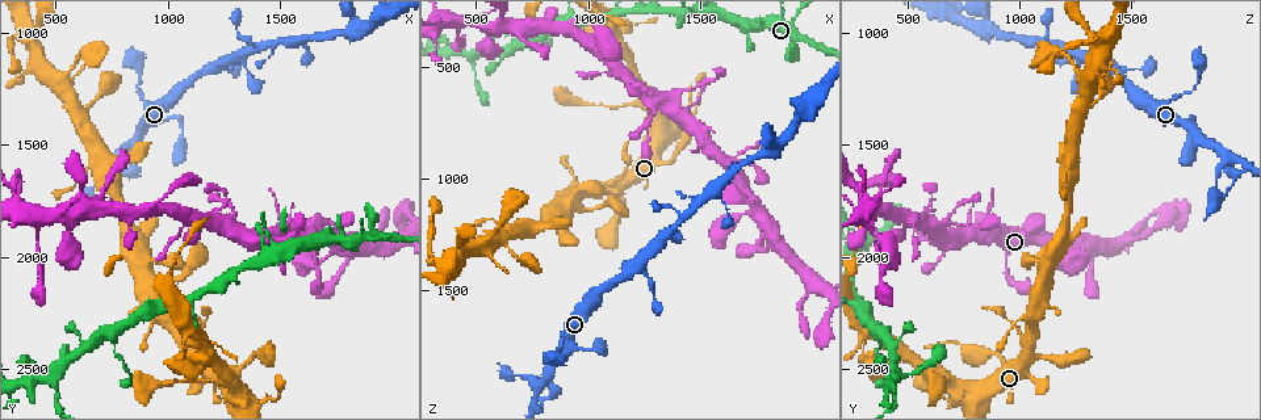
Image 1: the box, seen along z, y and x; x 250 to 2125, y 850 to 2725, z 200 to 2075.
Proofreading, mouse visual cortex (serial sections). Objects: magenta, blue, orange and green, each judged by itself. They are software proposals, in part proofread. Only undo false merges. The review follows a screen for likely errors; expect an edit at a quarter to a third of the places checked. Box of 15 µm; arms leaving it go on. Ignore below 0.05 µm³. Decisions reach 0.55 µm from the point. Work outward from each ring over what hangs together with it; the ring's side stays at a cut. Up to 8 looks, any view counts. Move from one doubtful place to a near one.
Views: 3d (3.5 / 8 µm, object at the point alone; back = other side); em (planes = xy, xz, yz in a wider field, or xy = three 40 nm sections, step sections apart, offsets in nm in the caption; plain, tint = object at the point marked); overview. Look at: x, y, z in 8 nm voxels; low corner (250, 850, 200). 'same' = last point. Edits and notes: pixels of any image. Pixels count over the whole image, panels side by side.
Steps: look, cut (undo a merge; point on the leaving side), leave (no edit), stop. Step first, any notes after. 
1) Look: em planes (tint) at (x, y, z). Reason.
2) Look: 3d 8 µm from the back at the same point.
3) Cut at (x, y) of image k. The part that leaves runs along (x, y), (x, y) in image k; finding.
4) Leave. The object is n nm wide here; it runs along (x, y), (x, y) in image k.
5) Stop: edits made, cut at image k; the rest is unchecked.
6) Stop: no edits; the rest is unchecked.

Look: 3d 8 µm from the back at (1350, 2470, 920). A narrow waist.

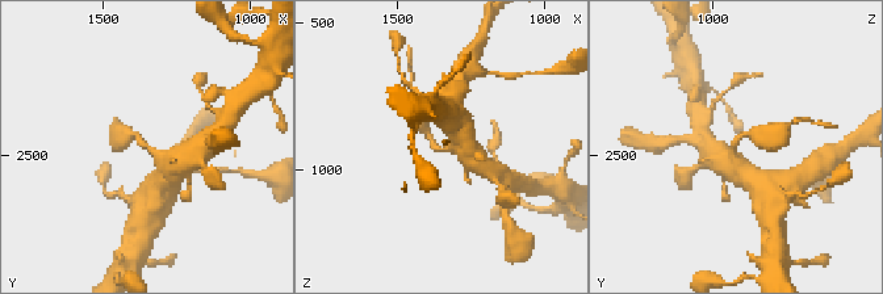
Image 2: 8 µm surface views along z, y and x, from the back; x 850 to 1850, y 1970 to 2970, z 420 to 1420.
Look: em xy step 3 (tint) at (1360, 2460, 940). The arms are 250, 600 nm wide; need the tissue.

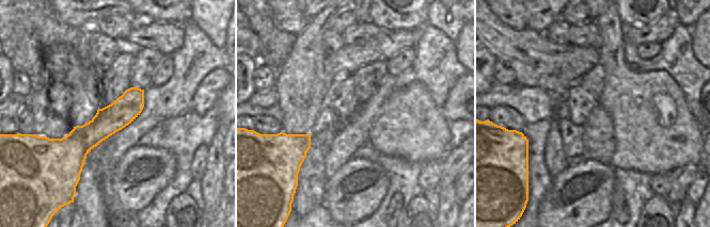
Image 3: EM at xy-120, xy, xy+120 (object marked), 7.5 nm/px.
Leave. It runs along (180, 167), (124, 133) in image 2; all the same cell.

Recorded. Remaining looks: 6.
Look: 3d 3.5 µm at (940, 2120, 1120).

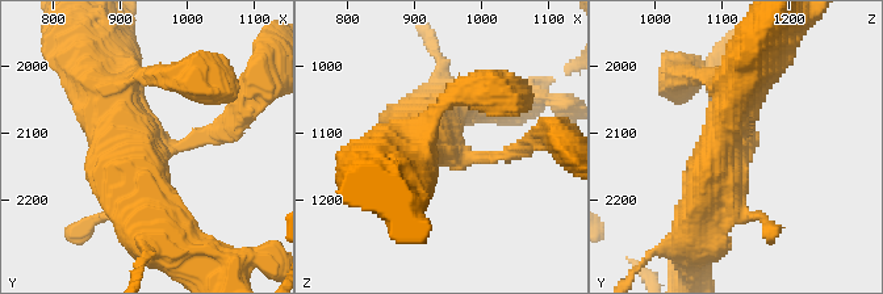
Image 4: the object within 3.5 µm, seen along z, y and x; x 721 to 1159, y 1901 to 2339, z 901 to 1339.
Look: em xy step 1 (tint) at (950, 2115, 1130). Need the tissue.

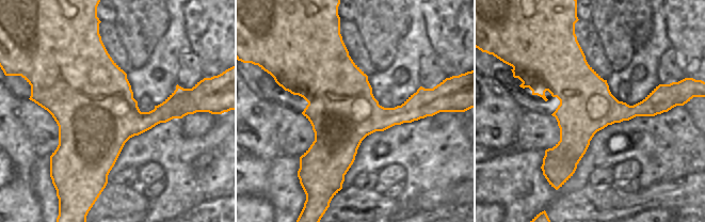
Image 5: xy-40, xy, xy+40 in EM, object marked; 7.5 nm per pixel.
Leave. All the same cell.

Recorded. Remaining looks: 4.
Look: 3d 8 µm at (490, 2510, 450). A narrow waist.

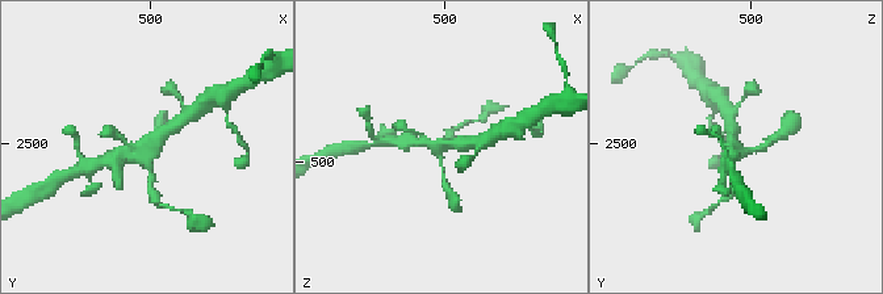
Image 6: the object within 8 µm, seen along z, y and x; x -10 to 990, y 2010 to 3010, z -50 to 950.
Look: em planes (tint) at (480, 2510, 450). Need the tissue.

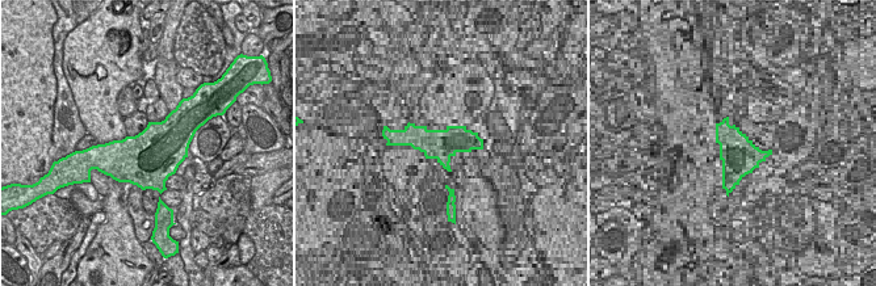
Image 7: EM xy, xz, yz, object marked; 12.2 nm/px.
Leave. The object is 650 nm wide here; it runs along (176, 125), (109, 162) in image 6; continuous, no second cell.

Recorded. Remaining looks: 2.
Stop: no edits; the rest is unchecked.

